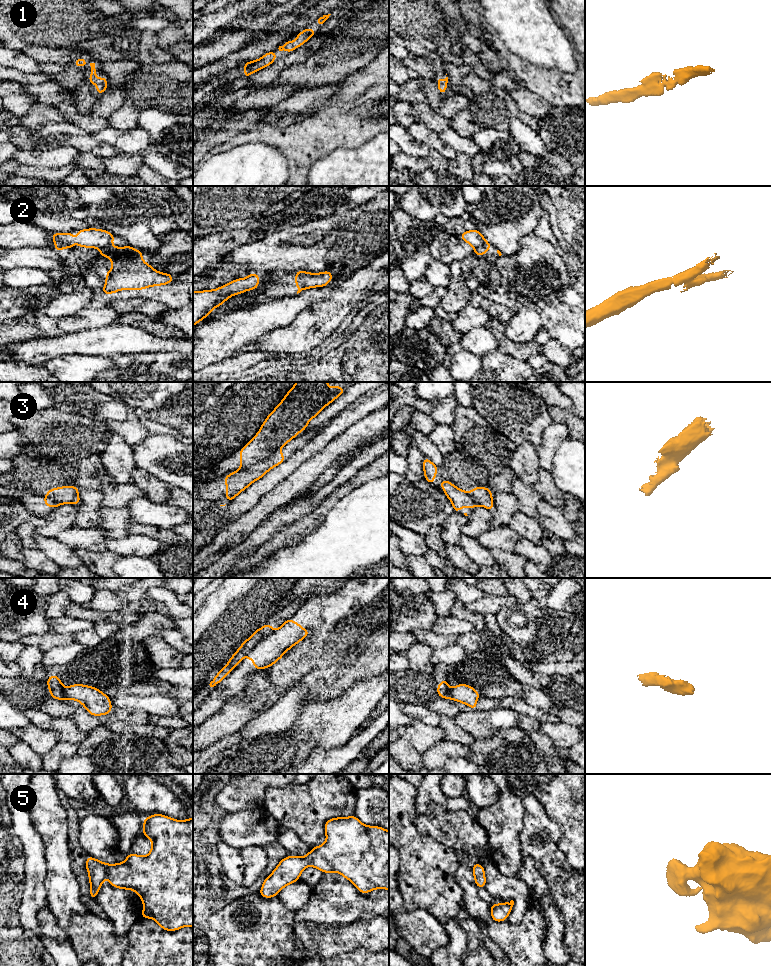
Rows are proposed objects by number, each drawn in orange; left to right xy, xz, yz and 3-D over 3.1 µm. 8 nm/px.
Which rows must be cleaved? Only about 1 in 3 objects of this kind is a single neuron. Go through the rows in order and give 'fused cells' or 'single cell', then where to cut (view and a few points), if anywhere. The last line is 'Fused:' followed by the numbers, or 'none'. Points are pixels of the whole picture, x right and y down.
1: single cell; no cut
2: fused cells; cut in yz along (485, 241), (474, 249)
3: fused cells; cut in xz along (277, 449), (265, 458), (240, 469)
4: fused cells; cut in xz along (270, 632), (250, 650)
5: single cell; no cut
Fused: 2, 3, 4

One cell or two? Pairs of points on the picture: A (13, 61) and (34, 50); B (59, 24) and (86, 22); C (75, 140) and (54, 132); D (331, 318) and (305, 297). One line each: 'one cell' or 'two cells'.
A: one cell
B: one cell
C: one cell
D: two cells

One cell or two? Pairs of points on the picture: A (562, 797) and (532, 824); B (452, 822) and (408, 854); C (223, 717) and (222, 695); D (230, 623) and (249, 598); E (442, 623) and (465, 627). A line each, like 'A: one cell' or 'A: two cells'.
A: two cells
B: two cells
C: two cells
D: one cell
E: one cell

